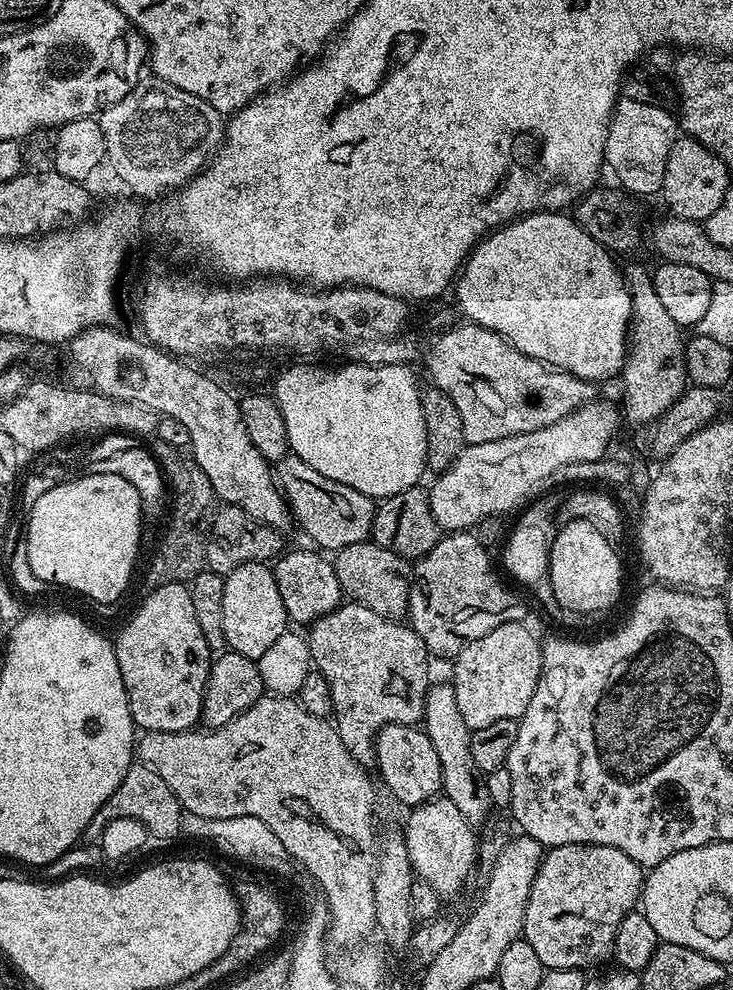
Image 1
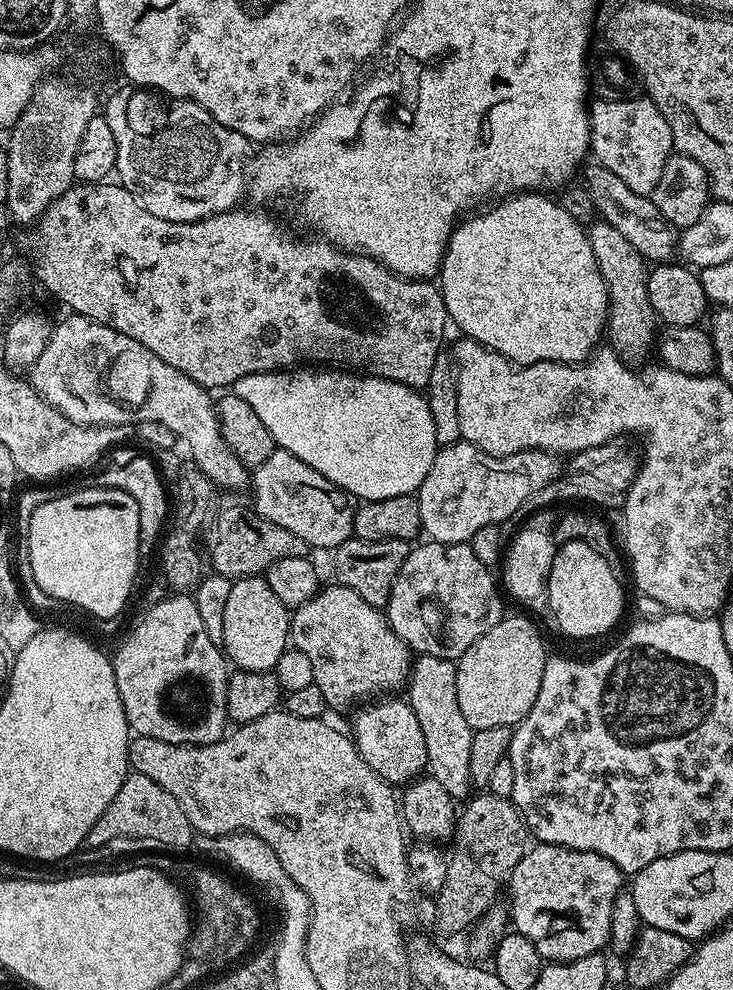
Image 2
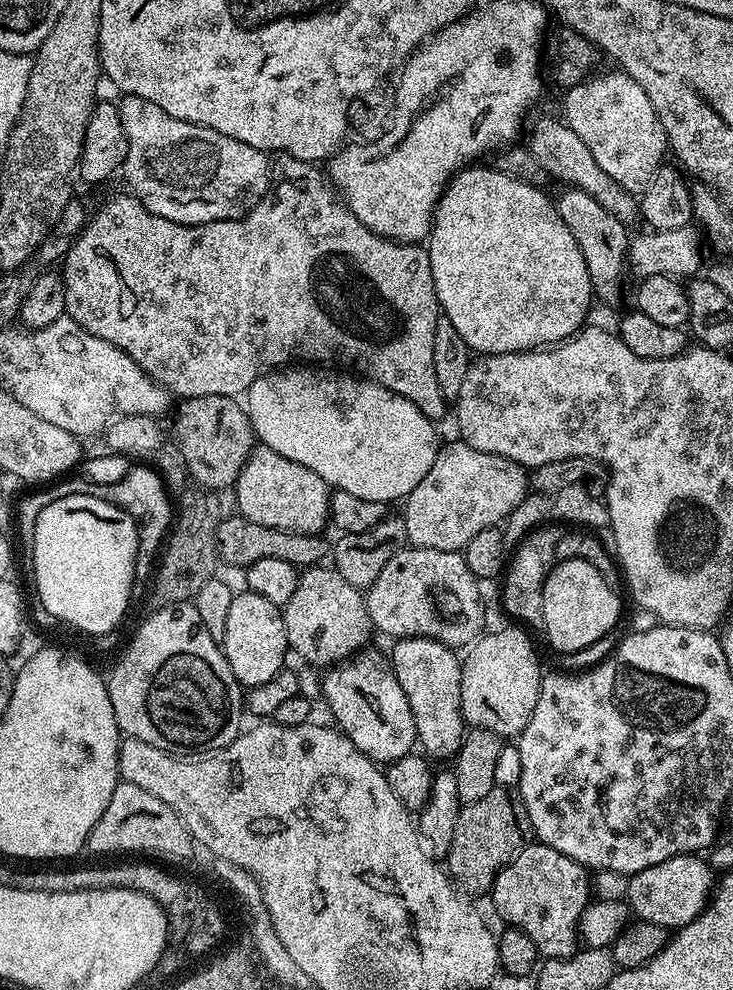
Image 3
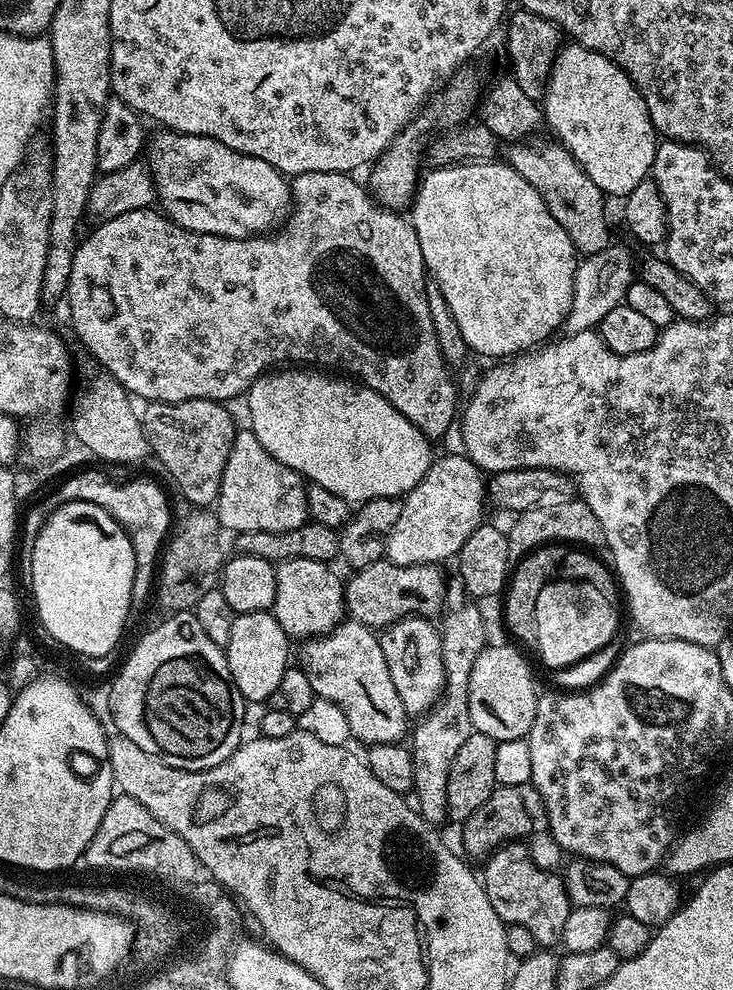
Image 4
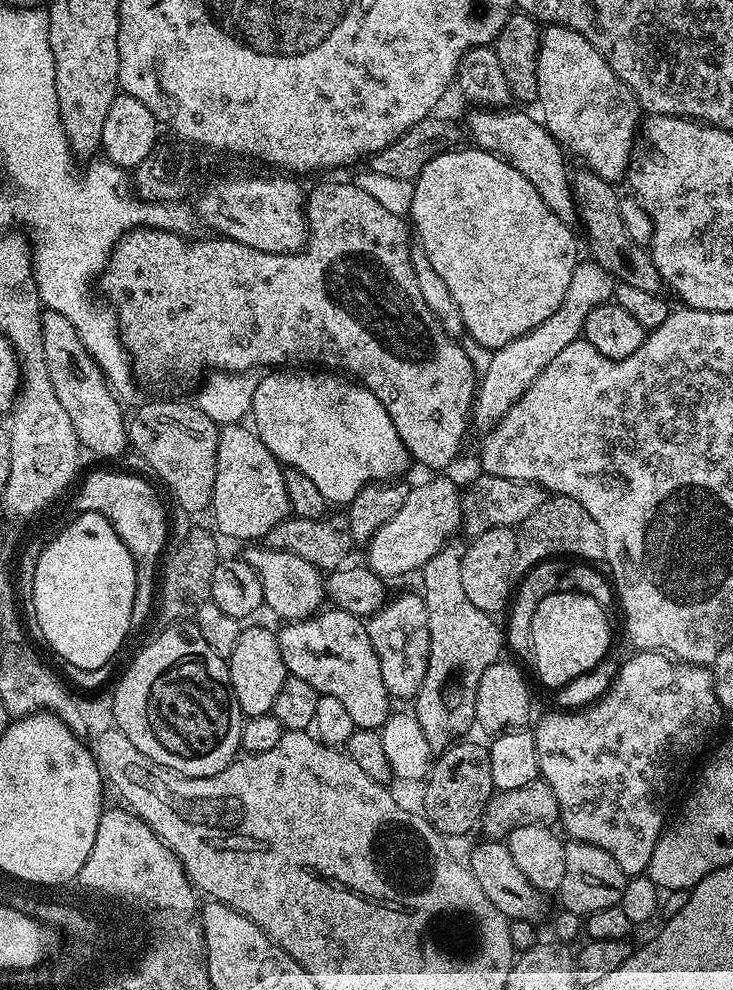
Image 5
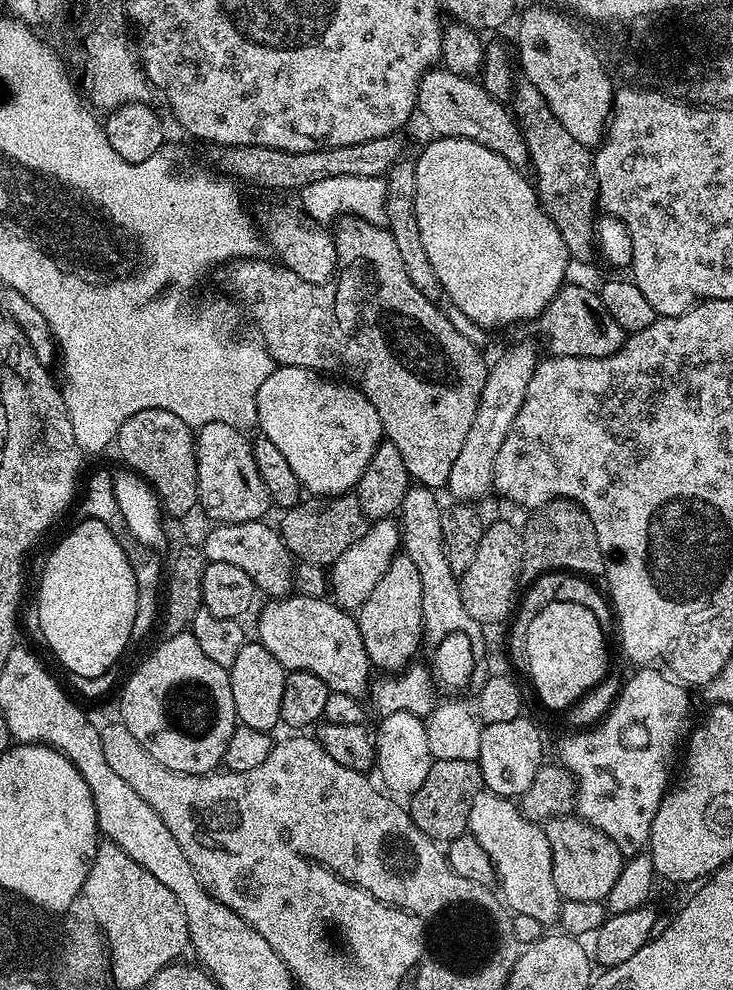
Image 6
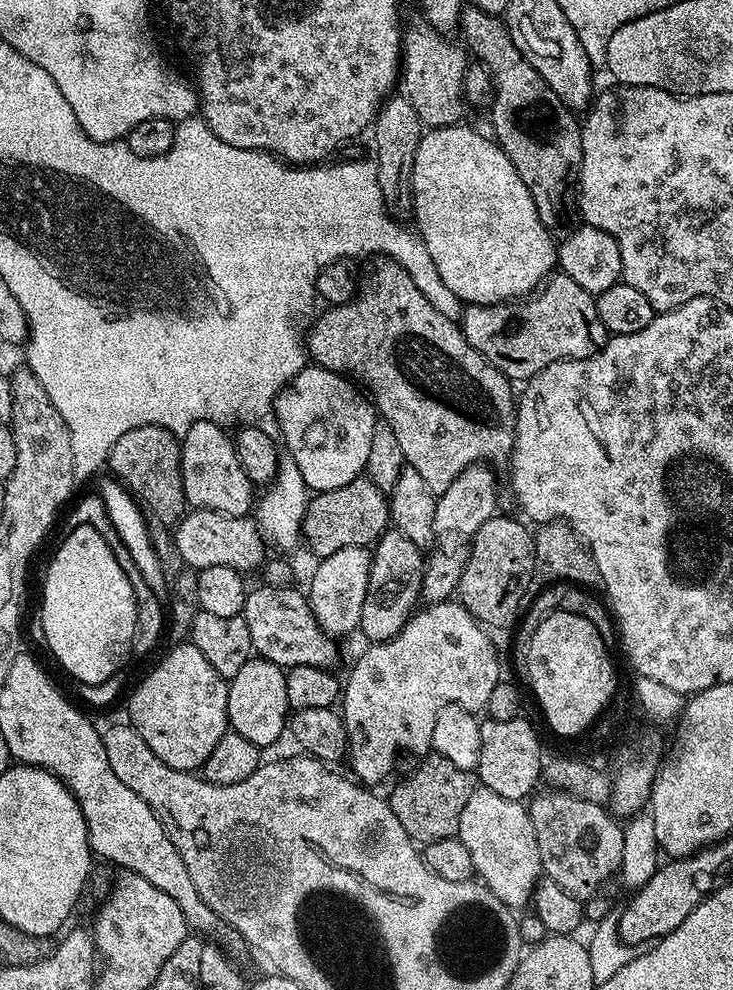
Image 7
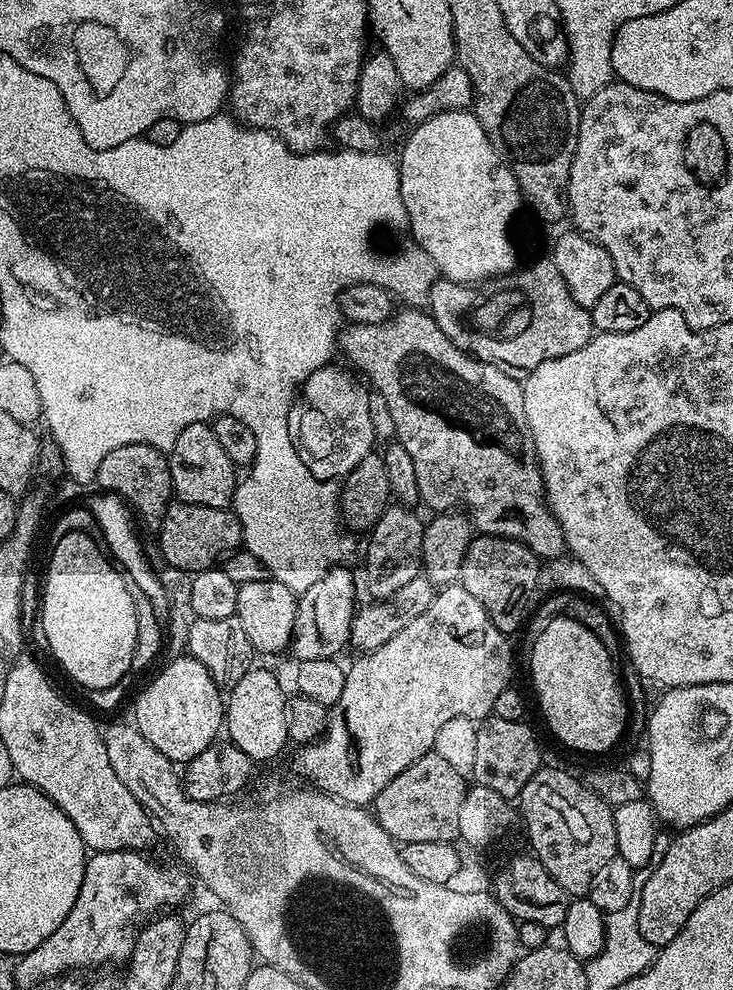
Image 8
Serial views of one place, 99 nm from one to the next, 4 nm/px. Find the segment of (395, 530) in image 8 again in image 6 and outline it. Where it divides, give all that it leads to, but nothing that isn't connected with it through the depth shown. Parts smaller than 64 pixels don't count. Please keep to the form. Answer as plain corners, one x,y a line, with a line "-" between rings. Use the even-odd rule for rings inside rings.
408,555
393,556
386,574
378,578
374,590
370,590
370,598
358,609
356,621
373,669
384,674
399,674
417,659
416,651
422,648
424,635
422,578
418,578
418,569

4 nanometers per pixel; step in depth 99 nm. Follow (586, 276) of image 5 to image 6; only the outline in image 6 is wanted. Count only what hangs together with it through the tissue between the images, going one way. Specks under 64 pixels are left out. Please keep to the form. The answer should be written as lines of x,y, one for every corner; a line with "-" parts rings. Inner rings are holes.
528,342
512,347
491,363
486,384
482,386
482,398
478,402
474,426
470,426
470,434
466,434
462,451
458,458
454,458
454,466
450,466
446,492
453,496
453,501
475,502
493,491
494,458
498,458
498,450
502,450
502,442
506,442
506,434
510,434
510,426
514,418
518,418
518,410
522,410
522,402
533,380
537,363
536,350

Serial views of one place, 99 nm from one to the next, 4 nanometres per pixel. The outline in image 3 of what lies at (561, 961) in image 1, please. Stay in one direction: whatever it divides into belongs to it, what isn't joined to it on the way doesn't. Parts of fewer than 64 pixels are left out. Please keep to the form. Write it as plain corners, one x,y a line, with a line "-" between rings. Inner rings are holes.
539,842
525,843
520,853
492,883
490,899
496,912
513,928
520,928
534,942
537,953
550,960
573,956
584,909
593,895
589,869

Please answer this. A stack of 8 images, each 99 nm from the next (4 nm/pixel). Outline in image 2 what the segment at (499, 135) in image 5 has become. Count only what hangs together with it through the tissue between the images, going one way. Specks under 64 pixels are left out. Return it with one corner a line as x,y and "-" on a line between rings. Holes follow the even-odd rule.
597,219
591,227
587,229
590,250
594,250
600,276
608,286
607,339
613,340
609,341
614,345
621,360
640,360
644,352
653,351
658,339
656,311
654,306
650,306
648,293
649,261
645,260
642,254
638,254
638,250
630,246
628,239
605,220

